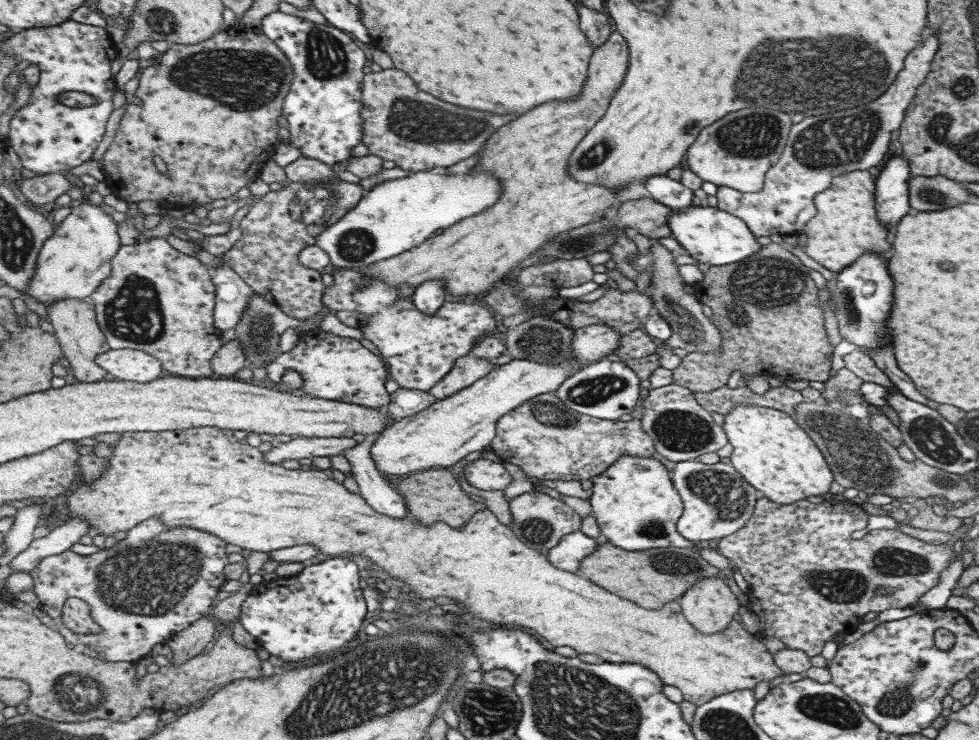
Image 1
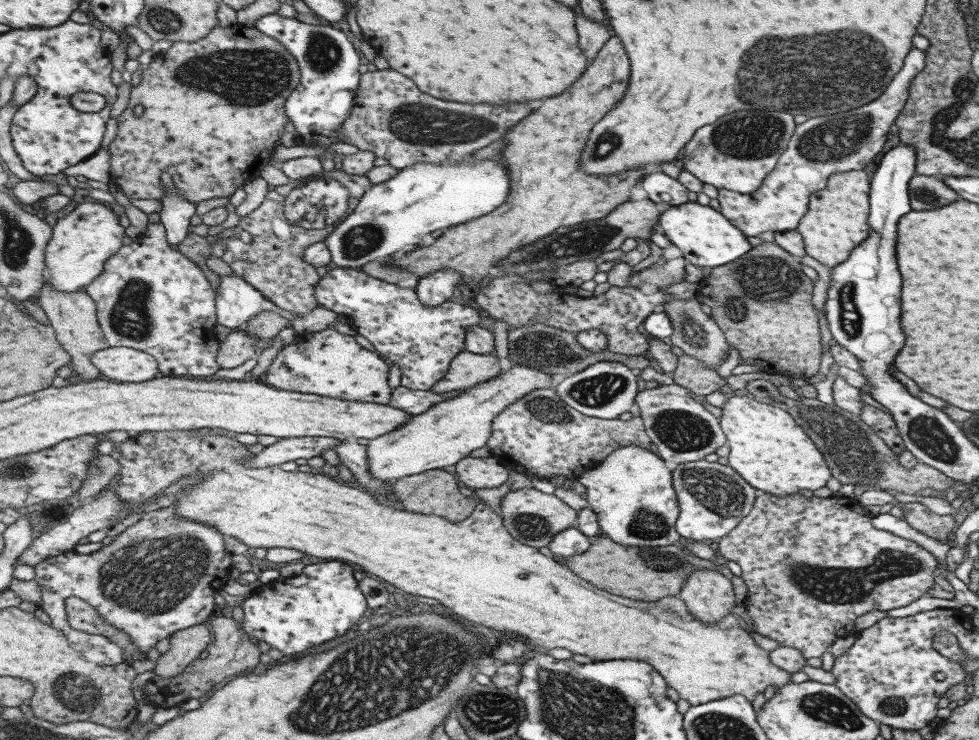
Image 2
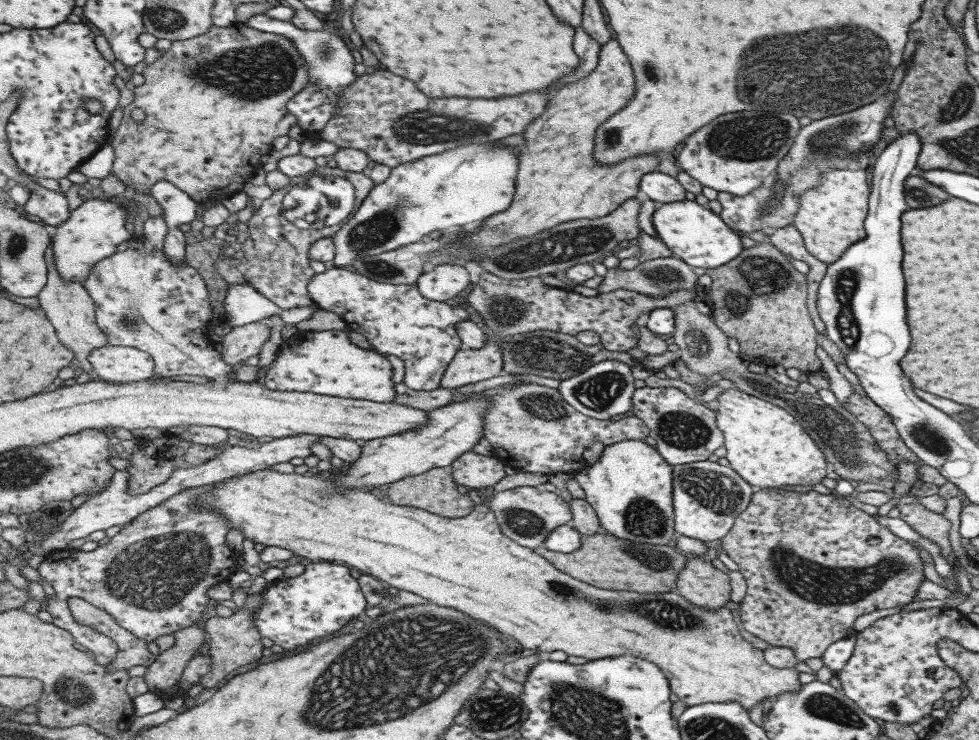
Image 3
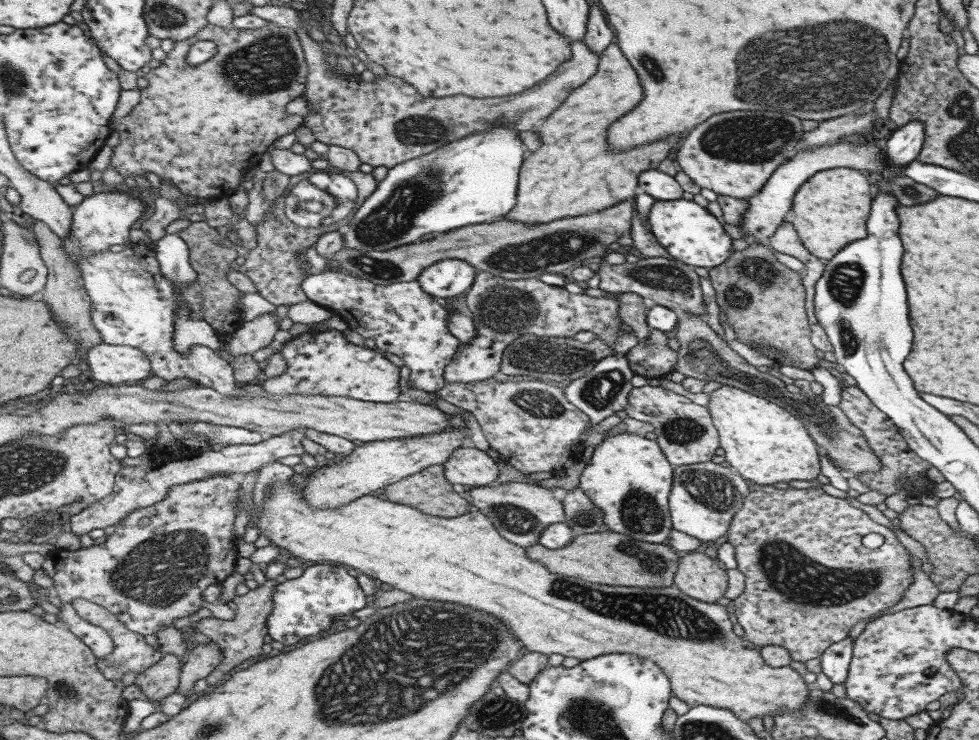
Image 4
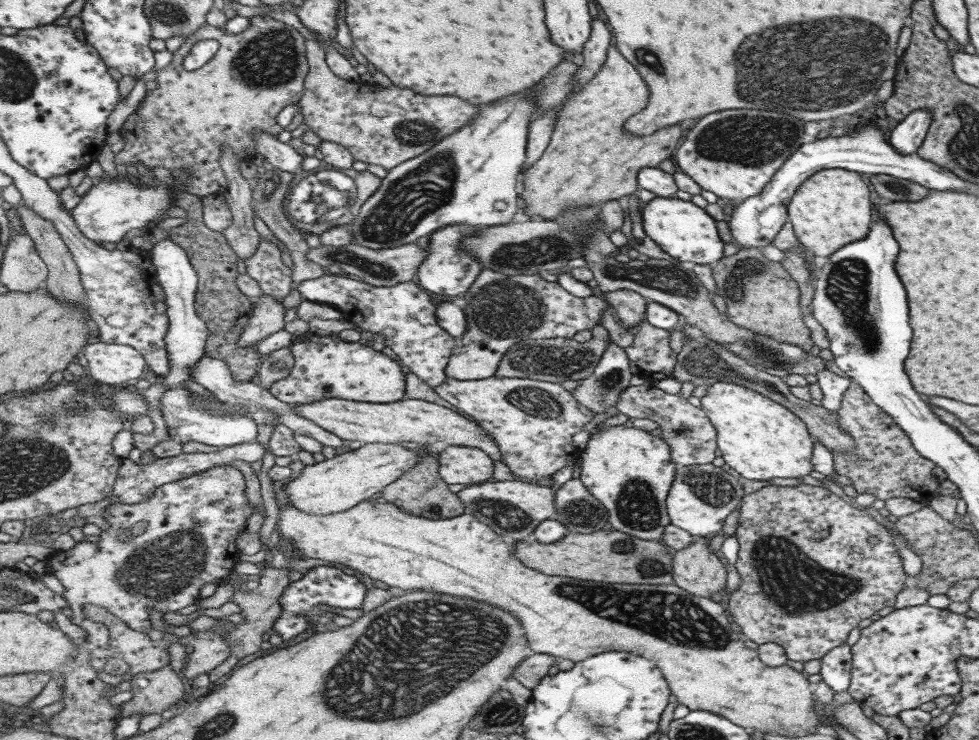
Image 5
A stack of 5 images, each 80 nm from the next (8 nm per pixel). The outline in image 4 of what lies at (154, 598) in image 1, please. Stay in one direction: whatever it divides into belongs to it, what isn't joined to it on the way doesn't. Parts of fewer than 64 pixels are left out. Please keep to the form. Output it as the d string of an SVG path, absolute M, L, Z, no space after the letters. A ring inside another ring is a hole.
M217 475L211 478L206 478L203 480L196 480L195 482L190 482L187 484L177 485L170 488L167 496L160 502L147 508L138 508L133 512L130 512L129 518L123 520L121 524L117 525L114 532L111 533L104 543L99 546L91 545L90 547L81 547L76 551L63 551L61 548L54 548L45 557L44 563L42 565L42 570L53 580L53 590L58 595L58 598L62 602L62 608L60 609L60 618L64 626L71 629L75 636L78 636L87 646L90 646L97 658L104 659L107 655L111 654L112 643L110 642L109 634L101 626L91 625L91 622L84 620L77 616L77 612L73 609L73 601L77 598L85 598L91 602L104 606L109 609L111 613L116 614L118 619L130 628L133 632L138 632L139 634L149 636L149 634L154 634L161 630L161 626L173 626L173 622L177 618L185 618L185 616L191 616L195 614L201 604L203 604L203 592L205 588L209 588L211 584L220 584L229 578L233 572L235 572L235 564L237 564L237 544L235 544L235 520L237 520L237 514L239 514L238 507L238 493L241 490L240 477L233 475Z

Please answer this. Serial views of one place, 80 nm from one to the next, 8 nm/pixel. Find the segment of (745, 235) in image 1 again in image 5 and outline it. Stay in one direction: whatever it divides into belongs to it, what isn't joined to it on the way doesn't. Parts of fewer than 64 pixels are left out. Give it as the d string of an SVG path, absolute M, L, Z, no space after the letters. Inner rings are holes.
M654 197L642 205L640 210L643 232L667 253L679 262L694 262L694 264L712 266L722 257L724 243L717 235L715 221L705 211L691 201L673 198Z

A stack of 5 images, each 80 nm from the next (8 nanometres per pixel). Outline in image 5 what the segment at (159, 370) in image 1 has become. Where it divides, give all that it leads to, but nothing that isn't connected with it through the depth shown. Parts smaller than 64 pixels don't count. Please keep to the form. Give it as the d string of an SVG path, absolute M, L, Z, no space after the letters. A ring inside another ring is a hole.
M101 340L90 341L84 347L91 377L107 385L129 385L146 374L148 362L142 352L124 344L107 344Z

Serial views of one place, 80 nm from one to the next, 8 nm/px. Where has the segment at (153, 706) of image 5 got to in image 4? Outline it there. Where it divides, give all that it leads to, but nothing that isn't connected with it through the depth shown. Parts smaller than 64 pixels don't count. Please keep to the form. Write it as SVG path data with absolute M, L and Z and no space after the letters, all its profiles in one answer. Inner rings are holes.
M166 654L158 664L138 673L134 684L140 687L151 702L161 703L167 696L178 692L183 665L180 656Z

